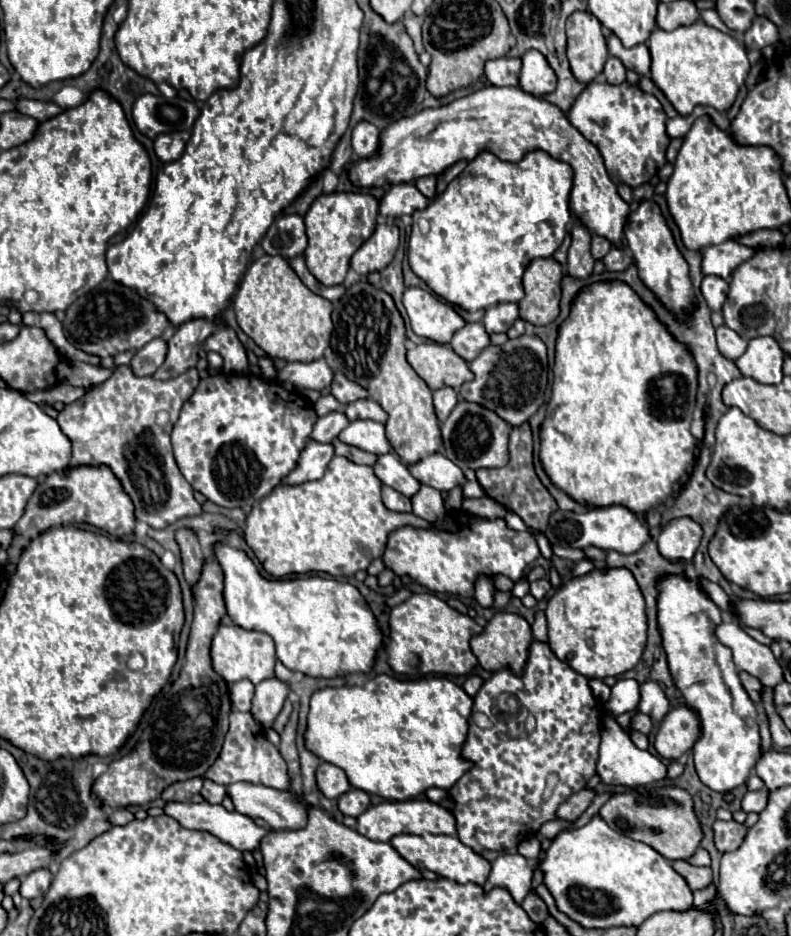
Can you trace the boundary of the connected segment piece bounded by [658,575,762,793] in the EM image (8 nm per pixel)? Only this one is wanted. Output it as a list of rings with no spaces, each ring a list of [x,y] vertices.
[[[682,575],[662,579],[658,583],[658,591],[658,625],[670,673],[684,695],[686,705],[698,713],[702,725],[702,737],[694,745],[696,773],[708,789],[716,793],[730,793],[746,783],[750,769],[756,765],[762,751],[754,703],[740,683],[730,649],[714,637],[714,629],[722,621],[722,611],[710,597],[700,593],[694,579],[686,579]]]

